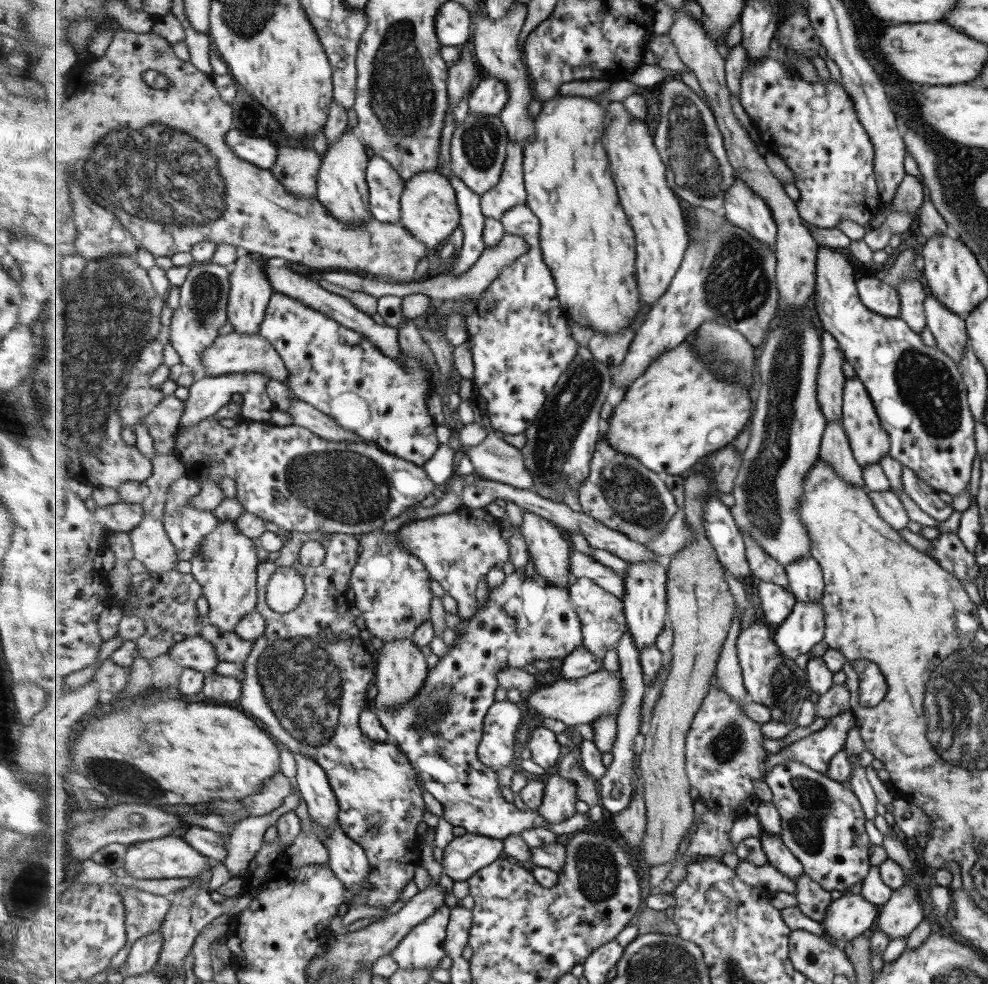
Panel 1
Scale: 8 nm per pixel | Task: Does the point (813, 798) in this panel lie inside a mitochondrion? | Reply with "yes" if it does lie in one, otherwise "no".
yes

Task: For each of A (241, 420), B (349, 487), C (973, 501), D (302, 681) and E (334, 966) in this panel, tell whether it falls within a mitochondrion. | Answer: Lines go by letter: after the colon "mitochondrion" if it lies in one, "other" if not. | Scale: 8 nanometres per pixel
A: other
B: mitochondrion
C: other
D: mitochondrion
E: mitochondrion

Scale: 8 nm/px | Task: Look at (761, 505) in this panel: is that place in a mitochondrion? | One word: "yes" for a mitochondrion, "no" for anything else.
yes

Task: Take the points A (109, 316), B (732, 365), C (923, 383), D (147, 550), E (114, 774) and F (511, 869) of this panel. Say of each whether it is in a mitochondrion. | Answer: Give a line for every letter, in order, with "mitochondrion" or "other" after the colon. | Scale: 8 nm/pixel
A: mitochondrion
B: mitochondrion
C: mitochondrion
D: other
E: mitochondrion
F: other

